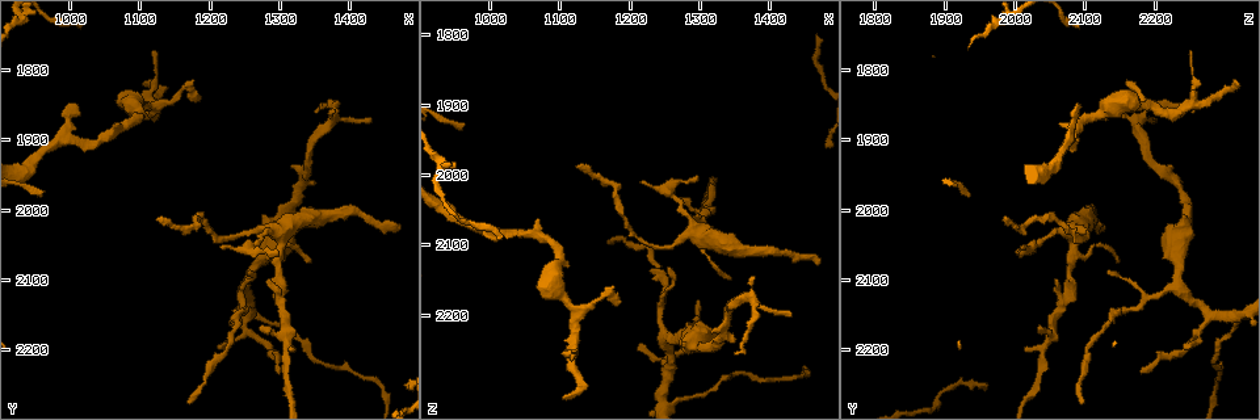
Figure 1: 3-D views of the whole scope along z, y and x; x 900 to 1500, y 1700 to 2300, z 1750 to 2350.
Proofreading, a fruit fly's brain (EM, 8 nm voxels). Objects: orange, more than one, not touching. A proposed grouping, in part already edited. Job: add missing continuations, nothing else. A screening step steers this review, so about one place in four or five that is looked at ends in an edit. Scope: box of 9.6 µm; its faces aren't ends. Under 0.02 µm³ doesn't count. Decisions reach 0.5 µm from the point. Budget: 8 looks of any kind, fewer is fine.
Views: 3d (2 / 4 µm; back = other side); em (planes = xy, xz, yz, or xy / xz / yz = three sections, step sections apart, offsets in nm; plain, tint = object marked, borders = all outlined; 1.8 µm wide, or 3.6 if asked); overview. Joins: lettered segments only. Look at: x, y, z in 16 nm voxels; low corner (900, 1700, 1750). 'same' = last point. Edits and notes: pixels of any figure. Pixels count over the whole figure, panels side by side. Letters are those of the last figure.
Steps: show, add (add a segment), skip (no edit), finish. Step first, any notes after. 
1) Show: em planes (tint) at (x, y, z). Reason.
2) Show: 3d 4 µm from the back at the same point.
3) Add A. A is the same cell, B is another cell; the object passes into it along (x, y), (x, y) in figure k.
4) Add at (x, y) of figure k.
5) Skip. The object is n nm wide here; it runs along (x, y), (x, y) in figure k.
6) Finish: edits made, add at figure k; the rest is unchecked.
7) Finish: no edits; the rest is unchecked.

Show: em yz step 16 (borders) at (1350, 1860, 2250). Tapers out.

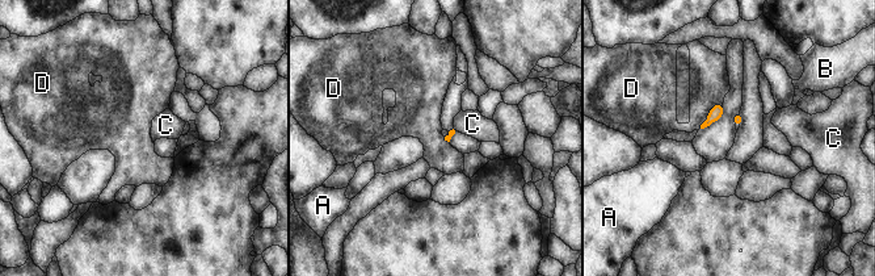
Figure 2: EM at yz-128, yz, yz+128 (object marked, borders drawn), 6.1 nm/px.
Skip. A, B, C and D are other cells; a border runs along (722, 103), (710, 109), (699, 128) in figure 2; no lettered segment goes on from it.

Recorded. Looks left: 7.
Show: 3d 4 µm from the back at (1375, 1855, 2150). Free end.

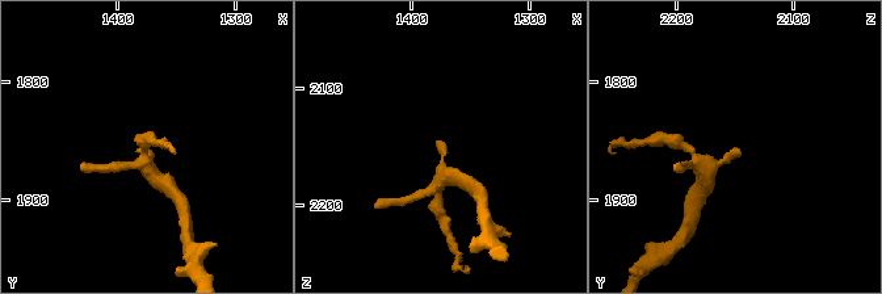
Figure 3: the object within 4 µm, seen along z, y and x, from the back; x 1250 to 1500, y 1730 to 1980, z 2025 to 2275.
Show: em planes (borders) at (1376, 1858, 2144).

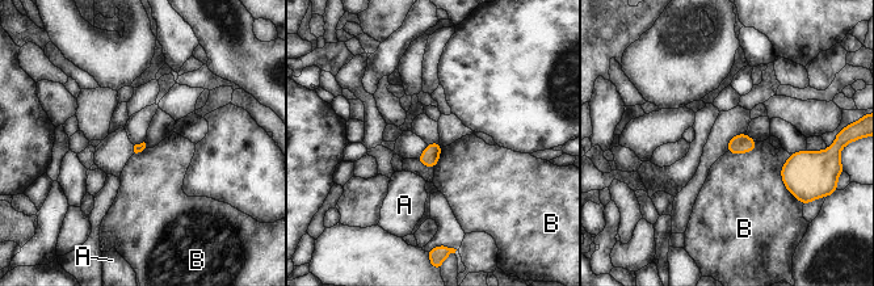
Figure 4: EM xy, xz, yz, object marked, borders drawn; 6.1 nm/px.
Skip. A and B are other cells; a border runs along (789, 155), (781, 180), (797, 200) in figure 4; no lettered segment goes on from it.

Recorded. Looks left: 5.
Show: 3d 2 µm at (1470, 2030, 2130). Free end.

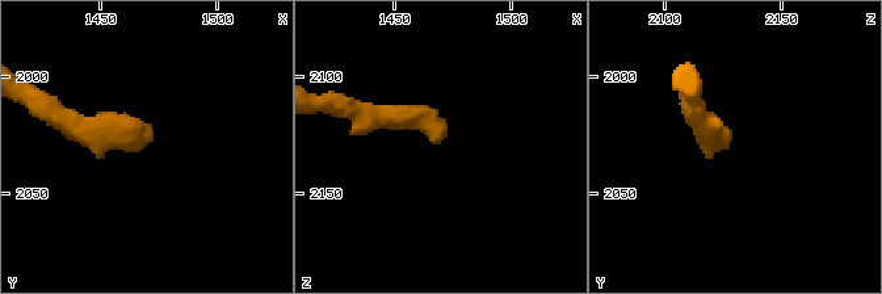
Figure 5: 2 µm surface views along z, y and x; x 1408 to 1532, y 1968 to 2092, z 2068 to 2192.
Show: em xy step 8 (tint) at (1469, 2025, 2129). Now the EM.

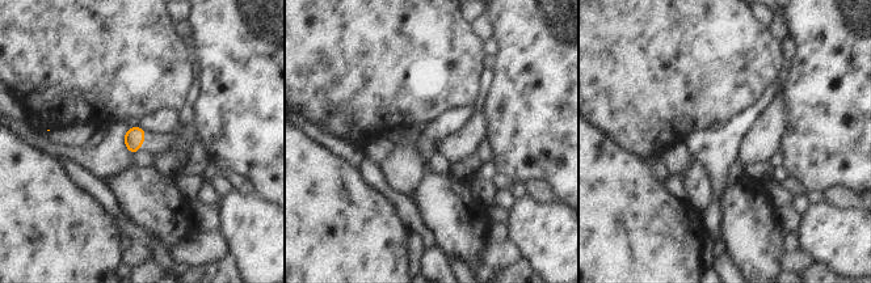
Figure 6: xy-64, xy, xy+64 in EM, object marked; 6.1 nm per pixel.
Show: em planes (borders) at the same point. Another direction.

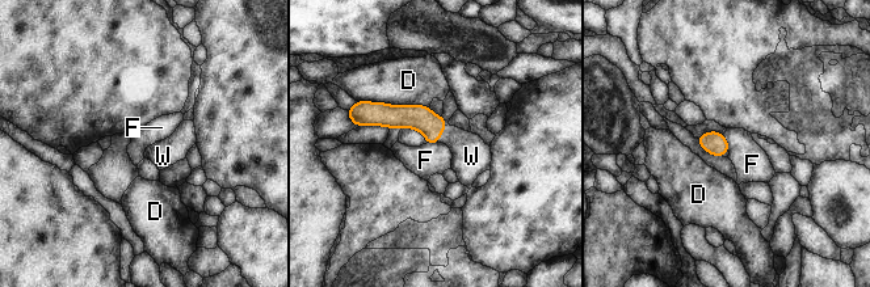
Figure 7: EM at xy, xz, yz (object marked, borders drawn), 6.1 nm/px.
Add at (471, 156) of figure 7. W is the same cell, D and F are other cells; the object passes into it along (421, 118), (442, 133), (471, 156) in figure 7; it goes on there.

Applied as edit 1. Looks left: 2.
Finish: edits made, add at figure 7; the rest is unchecked.

